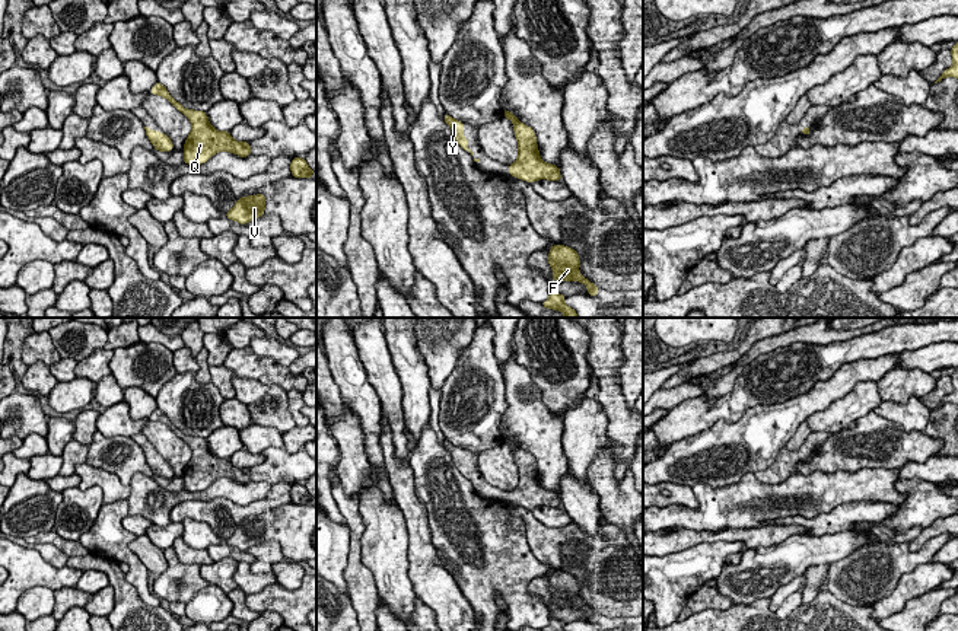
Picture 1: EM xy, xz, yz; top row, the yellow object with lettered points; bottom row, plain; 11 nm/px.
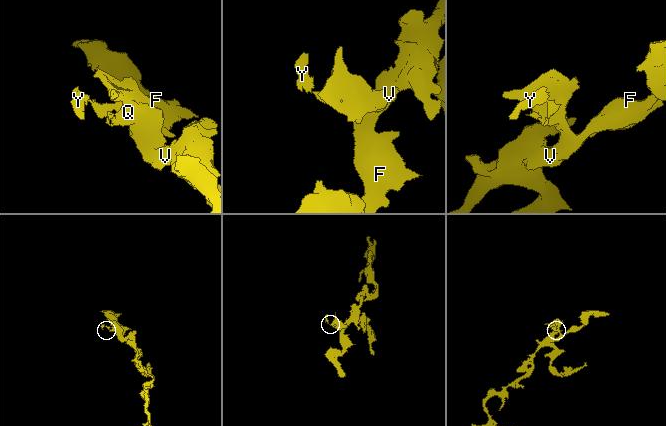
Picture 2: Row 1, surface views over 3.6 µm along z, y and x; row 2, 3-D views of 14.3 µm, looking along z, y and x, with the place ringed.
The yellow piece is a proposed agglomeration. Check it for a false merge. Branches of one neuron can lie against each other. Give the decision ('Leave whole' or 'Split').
Leave whole

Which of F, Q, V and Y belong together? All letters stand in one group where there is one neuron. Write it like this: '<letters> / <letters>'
F Q V Y

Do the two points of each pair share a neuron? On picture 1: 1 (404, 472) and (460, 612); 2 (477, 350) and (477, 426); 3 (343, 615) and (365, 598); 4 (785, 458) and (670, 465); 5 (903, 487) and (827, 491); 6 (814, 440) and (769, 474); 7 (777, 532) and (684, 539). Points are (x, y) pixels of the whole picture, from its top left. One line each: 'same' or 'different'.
1: same
2: same
3: different
4: different
5: different
6: same
7: same

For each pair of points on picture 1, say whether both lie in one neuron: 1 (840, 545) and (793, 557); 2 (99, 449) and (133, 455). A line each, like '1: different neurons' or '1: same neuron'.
1: same neuron
2: same neuron

